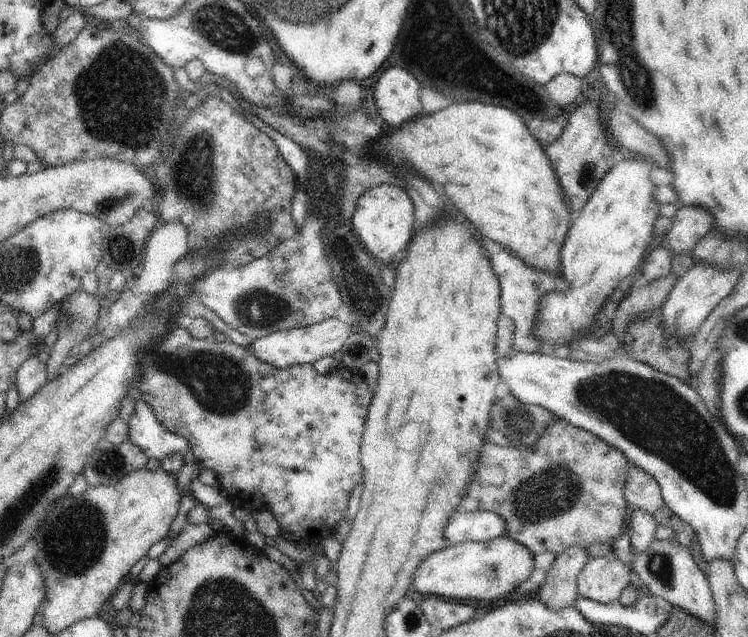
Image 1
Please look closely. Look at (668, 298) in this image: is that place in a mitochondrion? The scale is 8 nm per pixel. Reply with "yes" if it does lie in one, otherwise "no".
no

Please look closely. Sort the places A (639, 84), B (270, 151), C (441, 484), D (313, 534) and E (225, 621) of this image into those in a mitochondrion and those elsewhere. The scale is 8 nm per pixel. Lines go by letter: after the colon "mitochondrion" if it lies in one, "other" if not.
A: mitochondrion
B: other
C: mitochondrion
D: other
E: mitochondrion

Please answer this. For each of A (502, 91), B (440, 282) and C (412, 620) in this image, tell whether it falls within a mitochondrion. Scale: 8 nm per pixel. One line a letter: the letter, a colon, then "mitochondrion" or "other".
A: other
B: other
C: mitochondrion

